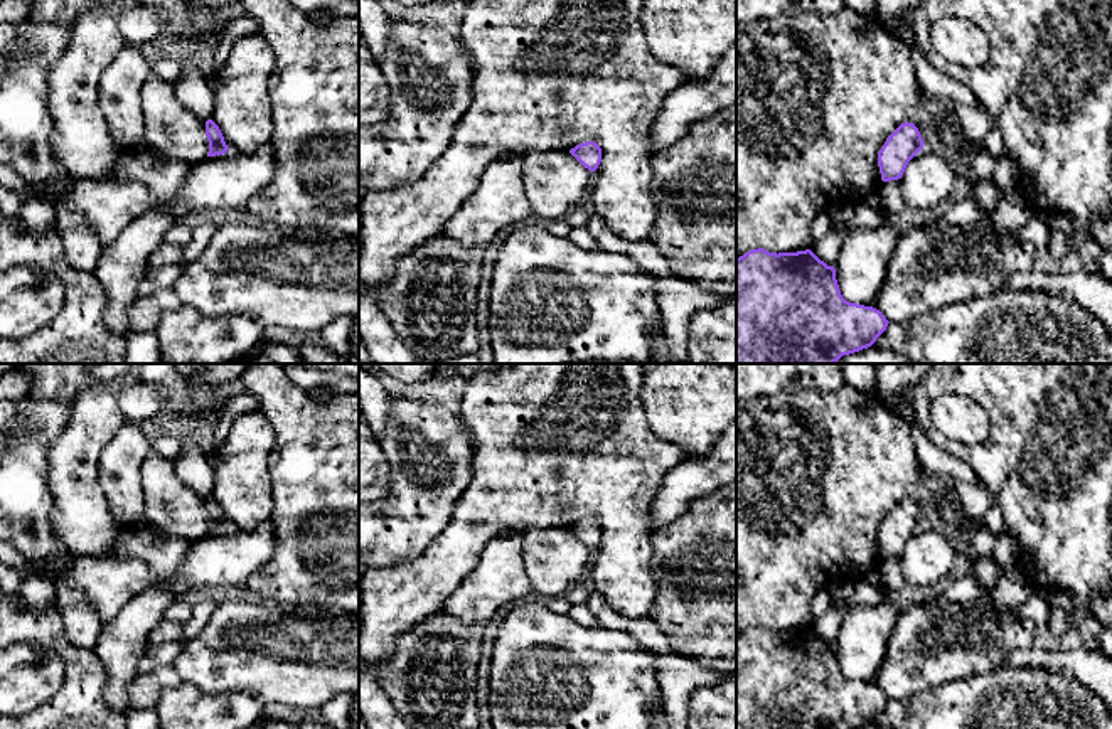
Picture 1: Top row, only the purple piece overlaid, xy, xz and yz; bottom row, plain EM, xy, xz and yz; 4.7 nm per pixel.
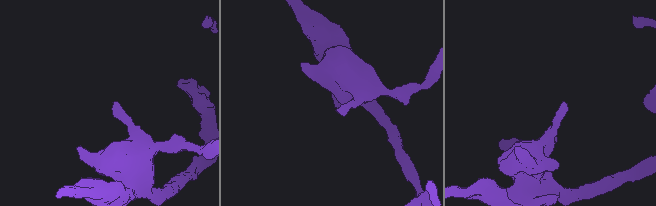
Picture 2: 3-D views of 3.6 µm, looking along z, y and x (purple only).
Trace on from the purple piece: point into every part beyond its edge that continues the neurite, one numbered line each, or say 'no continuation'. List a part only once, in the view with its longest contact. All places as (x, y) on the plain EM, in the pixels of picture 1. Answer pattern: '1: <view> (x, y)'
no continuation

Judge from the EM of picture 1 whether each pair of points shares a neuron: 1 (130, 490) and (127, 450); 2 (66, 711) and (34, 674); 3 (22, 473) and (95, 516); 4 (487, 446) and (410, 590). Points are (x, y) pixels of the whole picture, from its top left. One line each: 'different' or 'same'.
1: same
2: different
3: different
4: same

